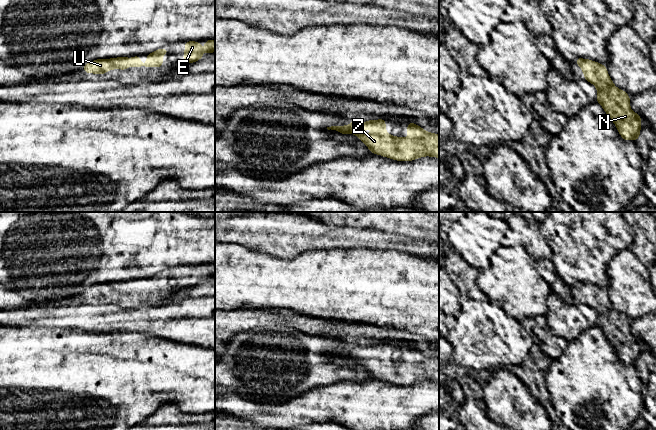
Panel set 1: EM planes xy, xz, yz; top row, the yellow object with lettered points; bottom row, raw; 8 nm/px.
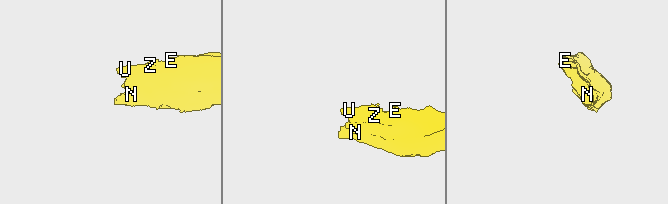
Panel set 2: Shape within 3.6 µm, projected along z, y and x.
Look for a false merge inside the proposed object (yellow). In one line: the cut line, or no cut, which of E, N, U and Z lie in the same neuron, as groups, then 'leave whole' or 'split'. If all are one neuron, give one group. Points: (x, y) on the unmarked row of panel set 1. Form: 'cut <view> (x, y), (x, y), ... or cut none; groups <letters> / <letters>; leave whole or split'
cut none; groups E N U Z; leave whole

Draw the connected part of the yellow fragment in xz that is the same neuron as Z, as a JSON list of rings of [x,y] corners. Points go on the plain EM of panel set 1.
[[[384,342],[367,346],[353,344],[349,349],[327,351],[342,358],[355,359],[369,372],[371,378],[397,385],[412,385],[424,380],[439,382],[439,358],[425,355],[422,351],[408,346],[408,361],[405,363],[386,357]]]

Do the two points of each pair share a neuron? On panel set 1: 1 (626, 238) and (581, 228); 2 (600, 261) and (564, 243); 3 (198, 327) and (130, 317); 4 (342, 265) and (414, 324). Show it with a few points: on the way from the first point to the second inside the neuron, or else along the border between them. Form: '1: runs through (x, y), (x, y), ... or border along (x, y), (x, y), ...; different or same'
1: runs through (615, 227), (611, 223), (592, 223); same
2: runs through (593, 251), (589, 247), (583, 247), (574, 243); same
3: runs through (181, 322), (147, 321); same
4: runs through (360, 283), (365, 286), (377, 287), (396, 306); same

